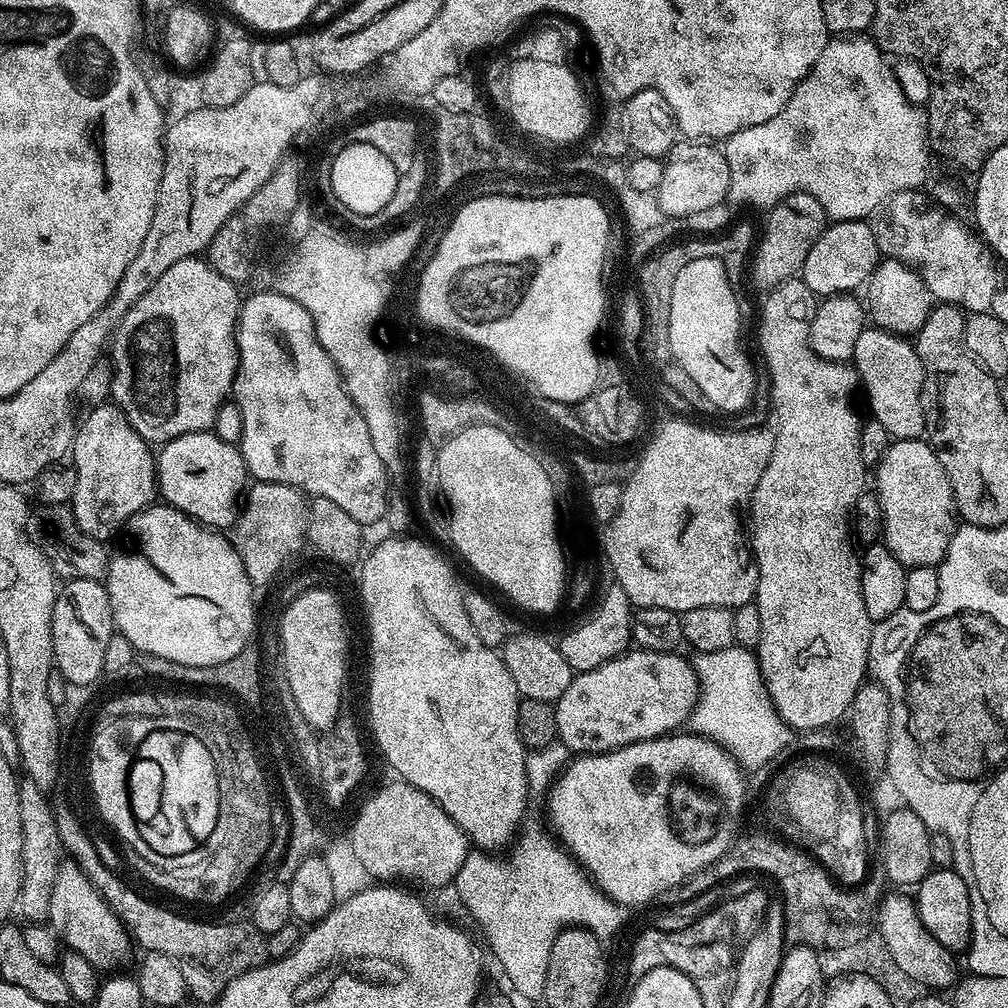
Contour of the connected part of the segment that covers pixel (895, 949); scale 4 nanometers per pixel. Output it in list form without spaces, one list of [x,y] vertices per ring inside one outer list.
[[[911,895],[888,896],[881,904],[879,901],[878,933],[884,940],[886,950],[890,950],[890,958],[894,958],[899,968],[910,974],[910,978],[914,978],[914,982],[918,982],[925,989],[944,990],[940,988],[948,987],[951,989],[957,983],[957,957],[943,948],[938,938],[934,938],[934,934],[926,930],[926,926],[922,926],[922,918]]]

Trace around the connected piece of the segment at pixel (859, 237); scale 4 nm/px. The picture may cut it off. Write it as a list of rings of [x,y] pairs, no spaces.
[[[867,219],[837,220],[828,227],[810,246],[810,254],[806,254],[806,262],[802,269],[802,278],[806,286],[815,292],[817,297],[852,294],[856,287],[867,285],[869,276],[881,259],[878,246],[874,242],[874,230]]]

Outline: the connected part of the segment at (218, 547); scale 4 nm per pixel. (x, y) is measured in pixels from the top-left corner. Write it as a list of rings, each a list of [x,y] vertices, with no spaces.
[[[163,502],[153,503],[151,506],[132,517],[127,525],[126,532],[132,535],[132,545],[125,552],[120,552],[111,557],[108,562],[108,575],[106,577],[106,587],[108,590],[108,602],[112,611],[112,623],[115,631],[119,635],[125,636],[137,653],[145,657],[157,656],[158,658],[168,659],[170,662],[181,663],[186,667],[208,667],[216,663],[226,662],[227,659],[234,658],[243,648],[253,639],[256,624],[257,605],[253,603],[253,585],[248,581],[246,570],[242,566],[242,558],[236,552],[236,545],[223,531],[205,528],[204,525],[192,520],[184,512],[172,508]]]

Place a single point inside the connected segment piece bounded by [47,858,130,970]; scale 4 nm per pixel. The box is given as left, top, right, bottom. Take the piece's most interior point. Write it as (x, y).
(78, 915)

